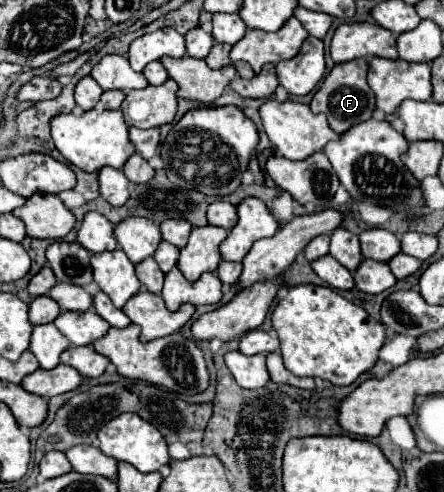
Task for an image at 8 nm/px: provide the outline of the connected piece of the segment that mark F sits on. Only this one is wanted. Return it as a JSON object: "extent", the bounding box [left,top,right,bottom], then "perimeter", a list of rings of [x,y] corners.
{"extent":[311,58,375,134],"perimeter":[[[357,58],[357,60],[337,64],[329,72],[329,76],[325,76],[325,80],[321,82],[321,88],[315,92],[315,98],[311,102],[311,110],[317,112],[317,114],[323,112],[329,120],[329,126],[337,134],[343,134],[345,130],[353,128],[355,124],[369,120],[373,110],[375,110],[375,94],[365,80],[367,66],[369,66],[369,62],[365,58]]]}

